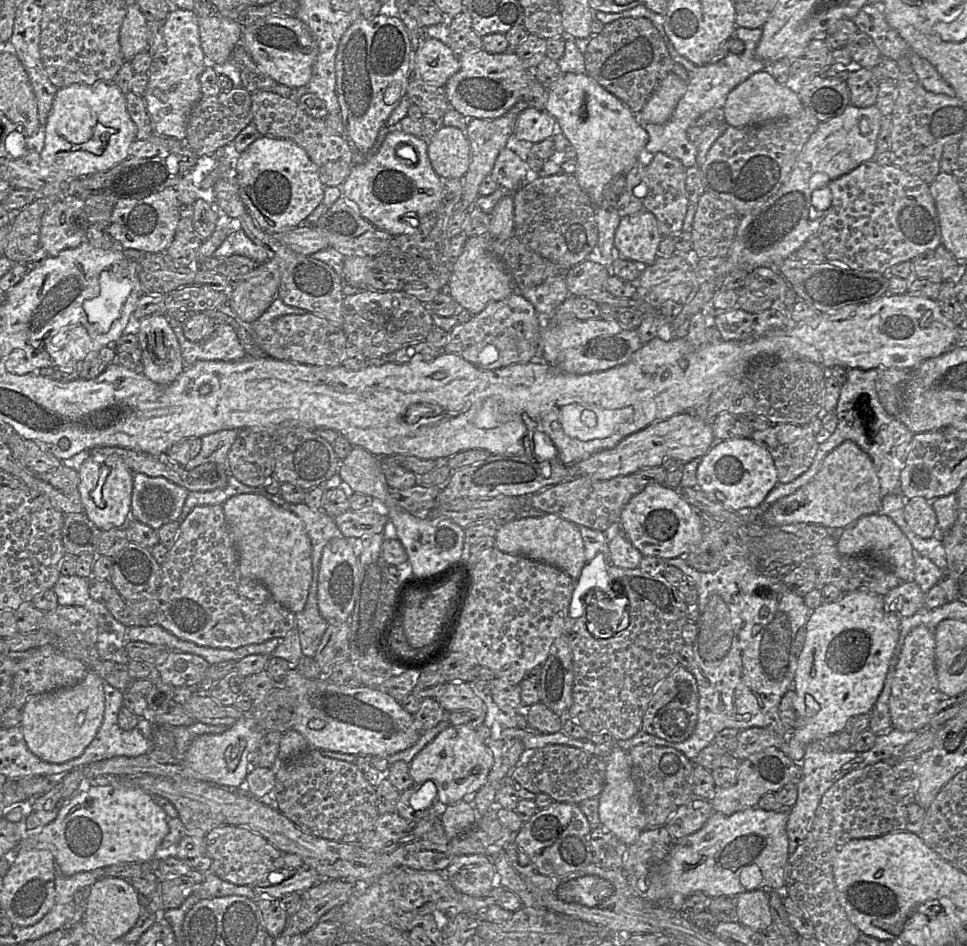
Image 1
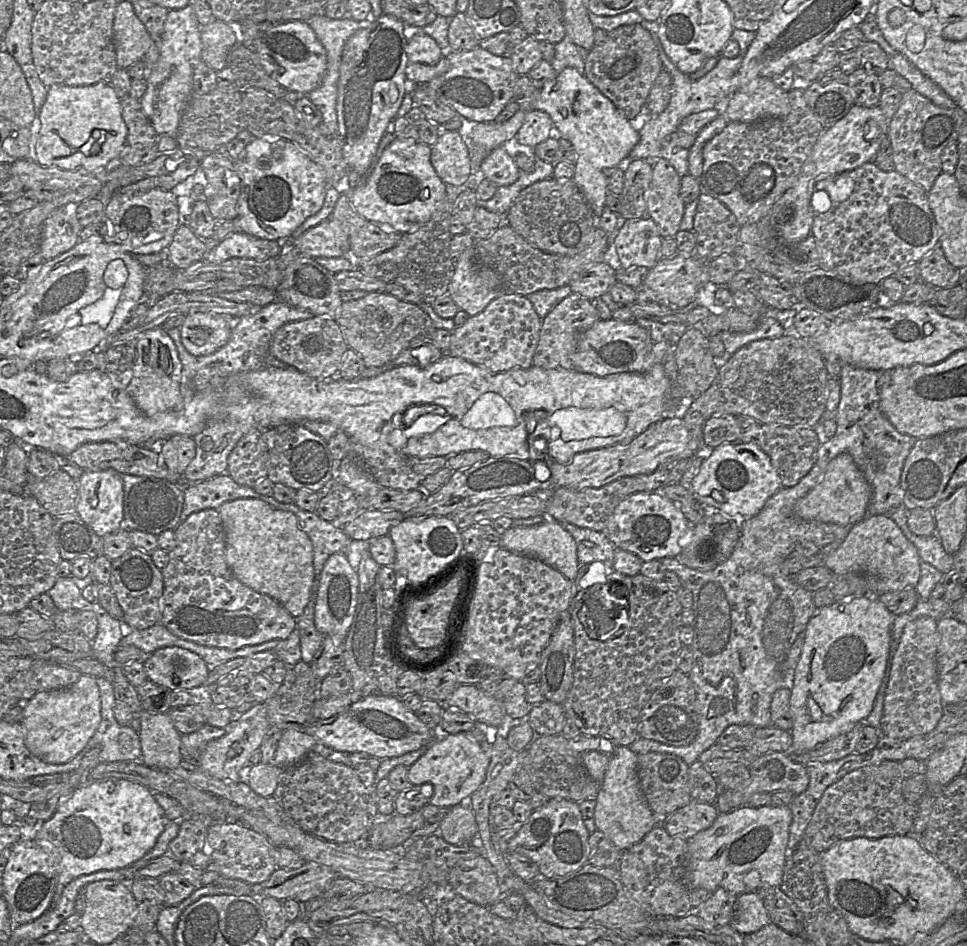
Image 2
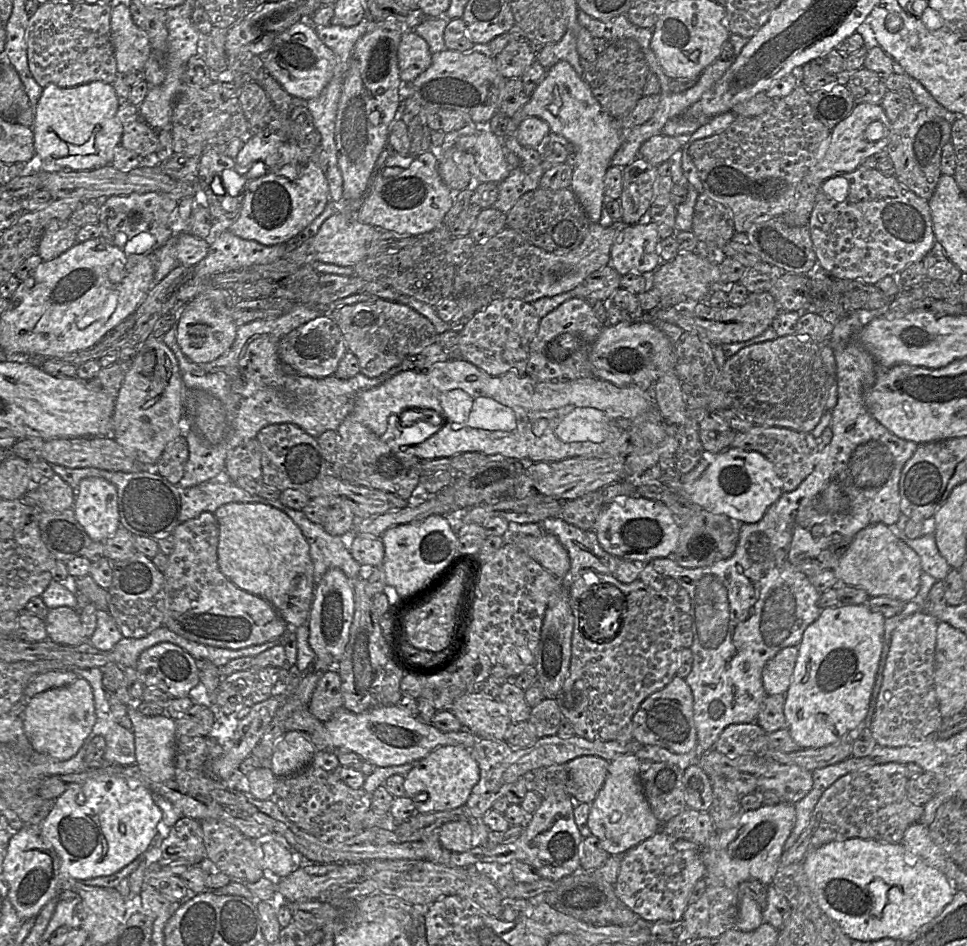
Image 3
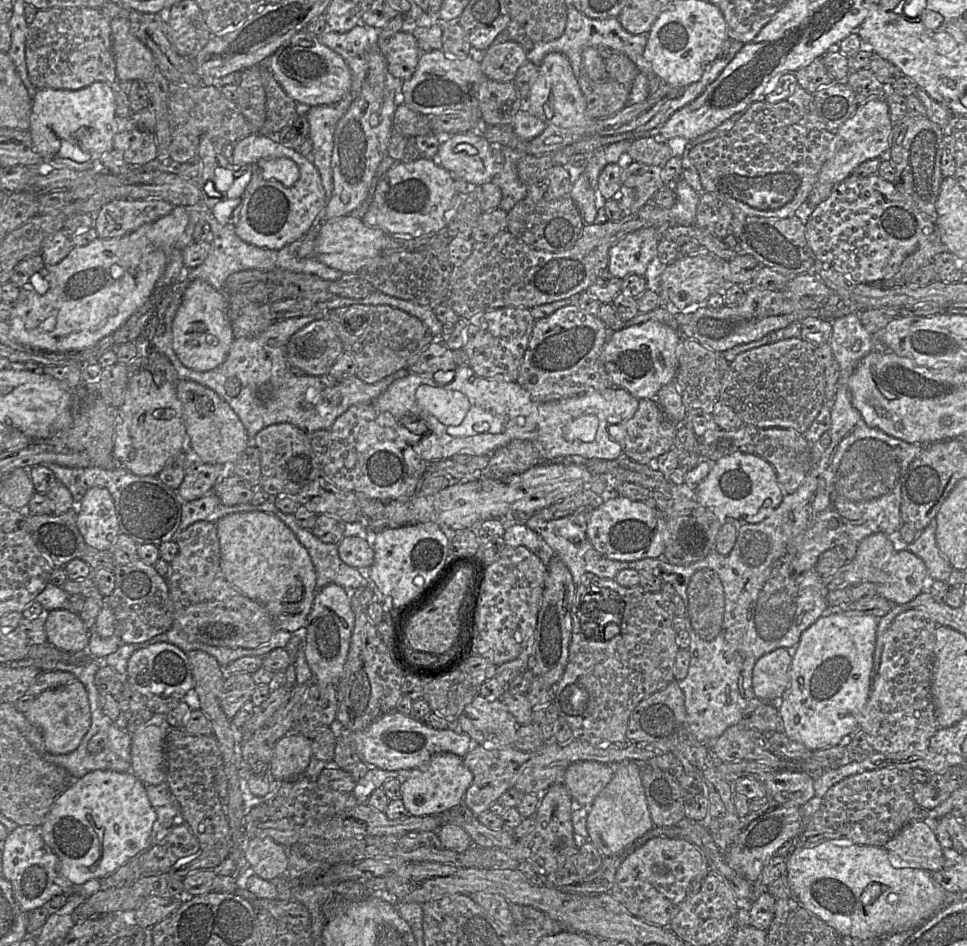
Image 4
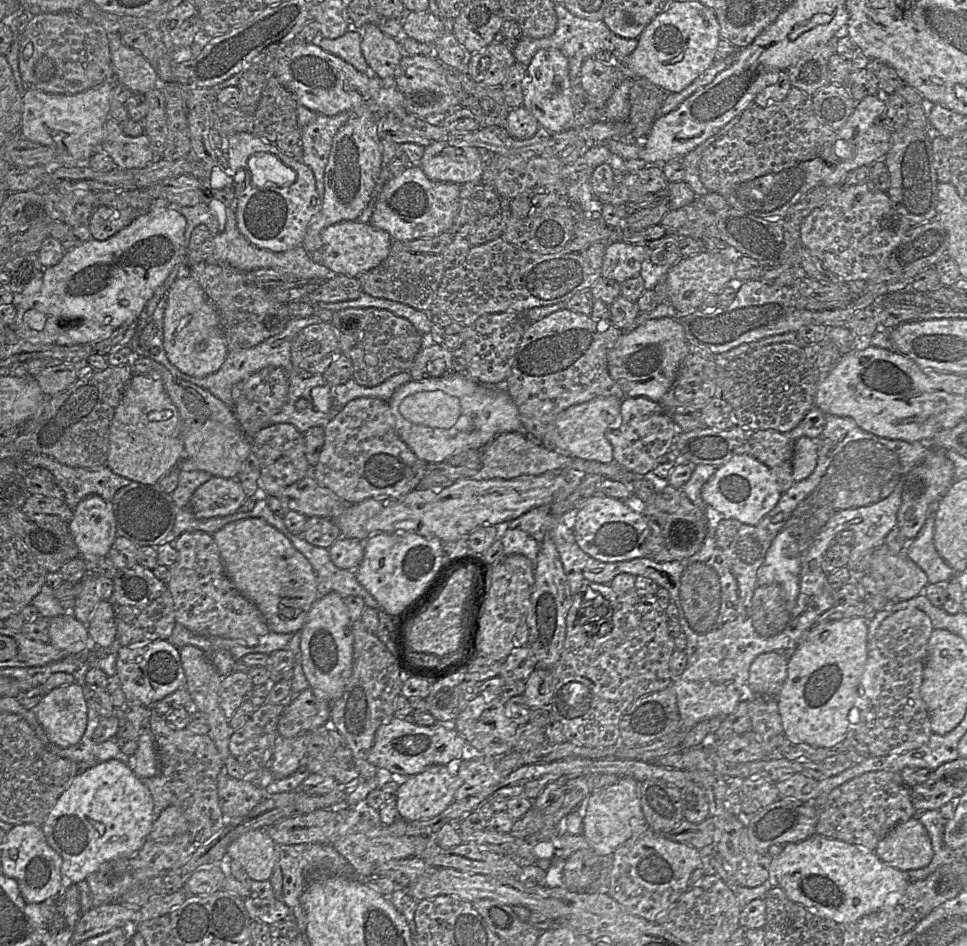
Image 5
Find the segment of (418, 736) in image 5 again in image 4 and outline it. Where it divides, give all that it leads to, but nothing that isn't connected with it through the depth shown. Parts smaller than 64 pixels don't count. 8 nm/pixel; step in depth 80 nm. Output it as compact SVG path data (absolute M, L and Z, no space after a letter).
M396 710L374 720L366 729L358 732L346 732L353 742L359 760L368 766L387 771L413 770L426 765L433 755L453 753L463 758L469 752L471 738L458 730L456 721L448 729L434 729L423 721L404 715Z

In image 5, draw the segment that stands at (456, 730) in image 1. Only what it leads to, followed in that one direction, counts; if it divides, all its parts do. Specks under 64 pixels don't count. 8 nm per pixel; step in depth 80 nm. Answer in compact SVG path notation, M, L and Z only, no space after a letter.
M446 765L430 766L399 786L395 800L397 810L406 821L433 818L455 801L455 793L461 784L462 780L457 774L451 774Z

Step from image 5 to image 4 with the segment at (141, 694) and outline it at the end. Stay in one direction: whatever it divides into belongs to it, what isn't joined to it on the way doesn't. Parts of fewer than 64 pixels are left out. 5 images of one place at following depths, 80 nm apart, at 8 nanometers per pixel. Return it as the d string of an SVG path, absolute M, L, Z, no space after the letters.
M165 642L151 644L131 655L127 665L127 683L143 696L184 697L194 687L187 654L177 646Z

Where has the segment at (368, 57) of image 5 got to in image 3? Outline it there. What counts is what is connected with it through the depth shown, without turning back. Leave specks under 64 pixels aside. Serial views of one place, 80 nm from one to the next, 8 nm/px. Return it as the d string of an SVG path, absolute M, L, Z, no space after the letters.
M414 31L403 33L397 56L400 79L405 83L412 83L432 62L428 43Z

